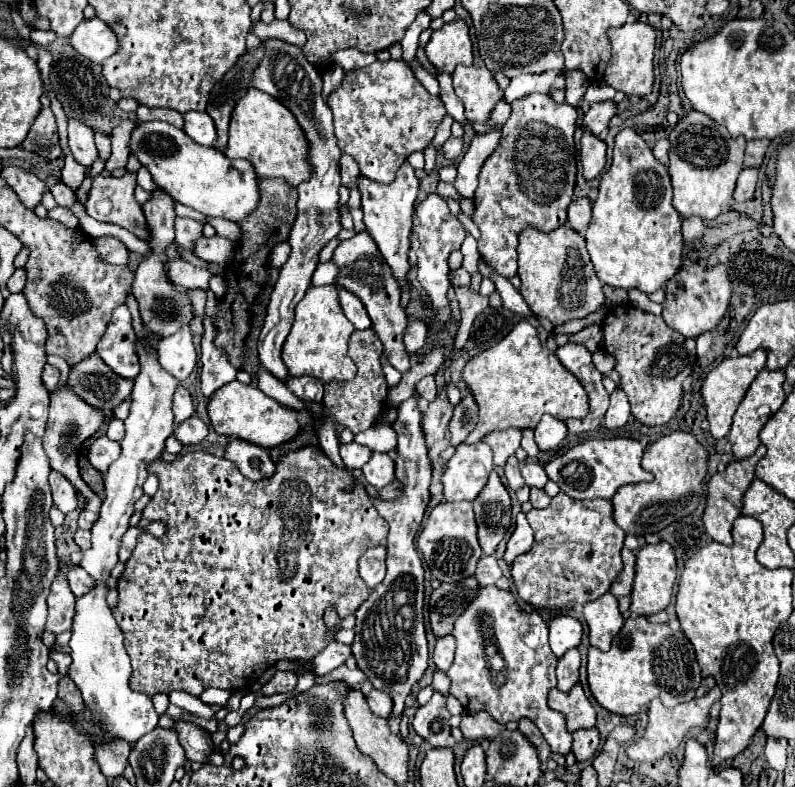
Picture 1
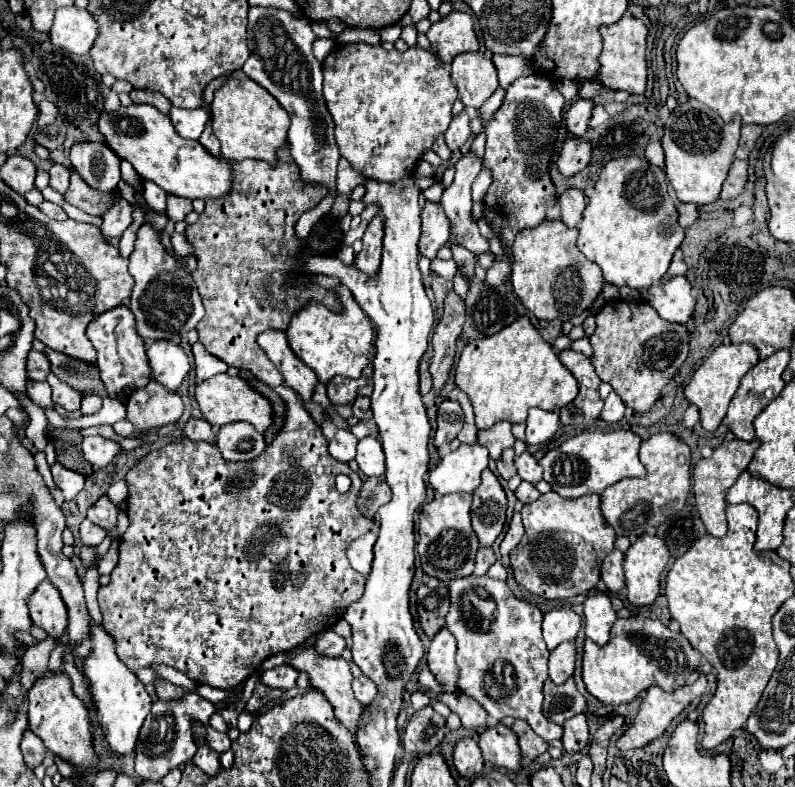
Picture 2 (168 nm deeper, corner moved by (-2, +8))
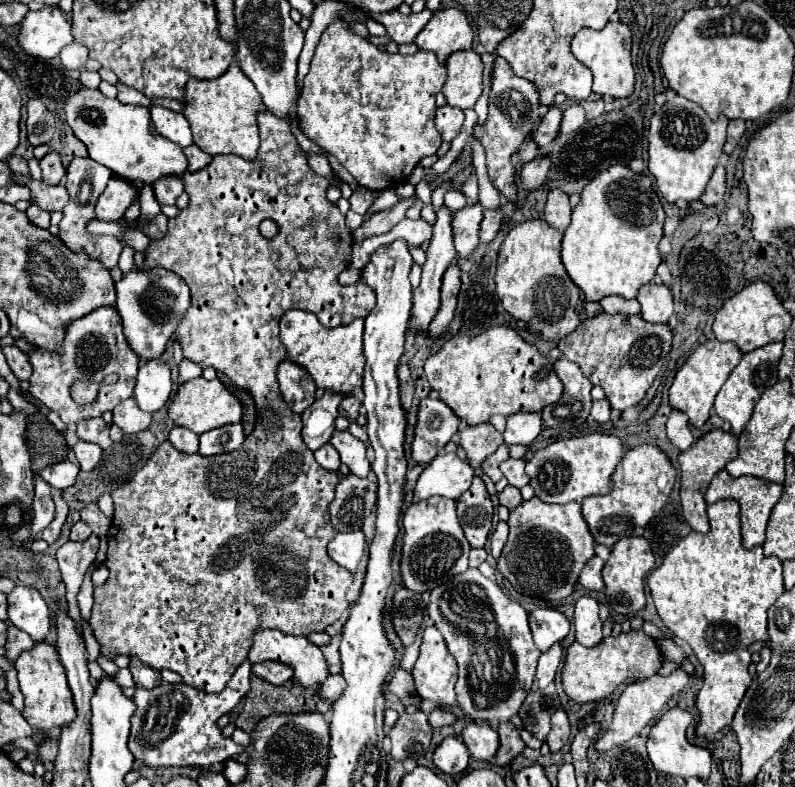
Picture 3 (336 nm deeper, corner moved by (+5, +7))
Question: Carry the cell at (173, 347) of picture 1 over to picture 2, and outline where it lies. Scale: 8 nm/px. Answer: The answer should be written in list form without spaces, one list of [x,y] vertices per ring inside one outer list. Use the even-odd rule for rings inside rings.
[[[157,340],[147,348],[147,356],[153,380],[169,392],[175,392],[191,368],[183,348],[179,344],[169,344],[167,340]]]

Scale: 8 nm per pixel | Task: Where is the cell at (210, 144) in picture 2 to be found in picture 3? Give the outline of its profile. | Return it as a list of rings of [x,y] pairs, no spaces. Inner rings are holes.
[[[196,143],[184,147],[184,153],[186,153],[188,161],[190,161],[190,171],[198,171],[198,169],[202,169],[204,165],[208,165],[212,161],[212,155],[202,153],[202,149]]]

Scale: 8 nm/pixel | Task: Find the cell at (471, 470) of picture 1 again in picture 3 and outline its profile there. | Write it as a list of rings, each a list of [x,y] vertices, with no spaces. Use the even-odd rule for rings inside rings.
[[[438,453],[418,477],[414,495],[420,499],[428,499],[432,495],[458,499],[470,489],[472,477],[474,467],[468,461],[462,461],[454,453]]]

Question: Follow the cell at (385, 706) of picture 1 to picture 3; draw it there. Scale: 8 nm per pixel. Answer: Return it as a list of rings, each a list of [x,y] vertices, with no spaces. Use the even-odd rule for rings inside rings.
[[[332,675],[332,677],[328,677],[324,681],[322,689],[318,689],[318,695],[324,697],[324,699],[328,699],[328,701],[336,701],[344,693],[344,689],[346,689],[344,677],[342,675]]]

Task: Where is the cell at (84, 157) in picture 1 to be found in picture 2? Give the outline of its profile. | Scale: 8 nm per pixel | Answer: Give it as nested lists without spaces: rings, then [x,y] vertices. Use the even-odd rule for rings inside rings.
[[[85,142],[71,148],[71,164],[77,174],[99,192],[113,192],[121,178],[117,156],[103,142]]]

